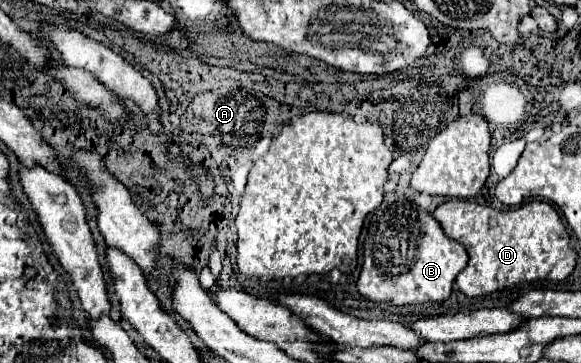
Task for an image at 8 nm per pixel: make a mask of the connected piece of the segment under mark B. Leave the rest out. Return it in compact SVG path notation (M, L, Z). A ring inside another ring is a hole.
M387 190L381 206L369 214L357 290L363 298L391 302L395 306L441 302L449 298L453 280L461 268L467 266L467 260L465 248L457 240L445 236L439 222L427 210L409 202L405 206L405 192ZM415 234L421 234L417 250Z

